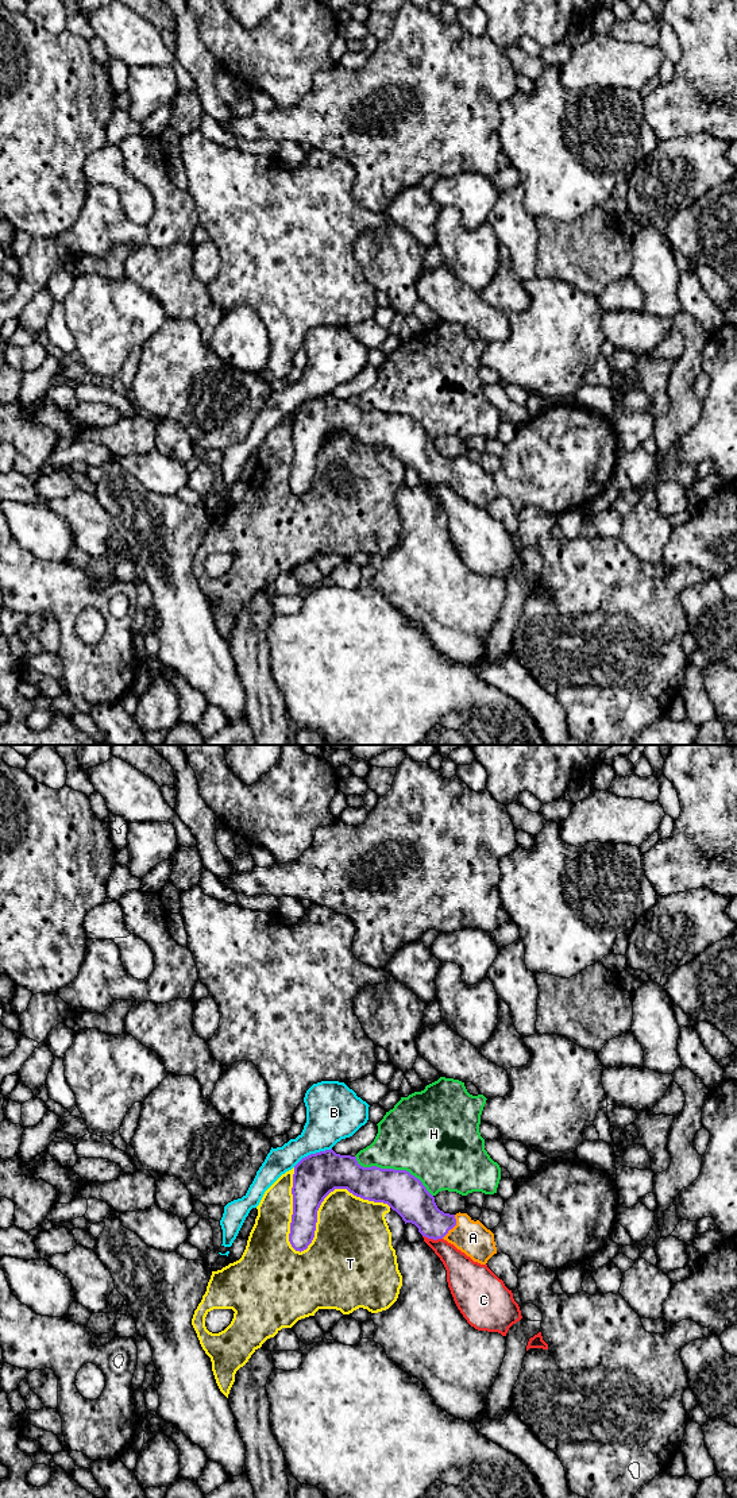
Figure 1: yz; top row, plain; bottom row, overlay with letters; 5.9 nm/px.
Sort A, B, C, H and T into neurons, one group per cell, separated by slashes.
A / B / C / H / T

